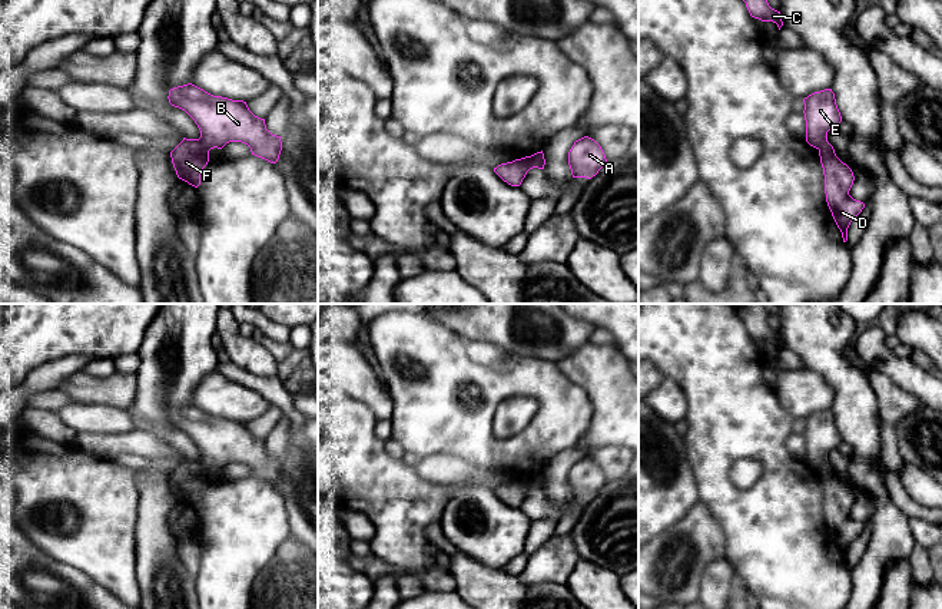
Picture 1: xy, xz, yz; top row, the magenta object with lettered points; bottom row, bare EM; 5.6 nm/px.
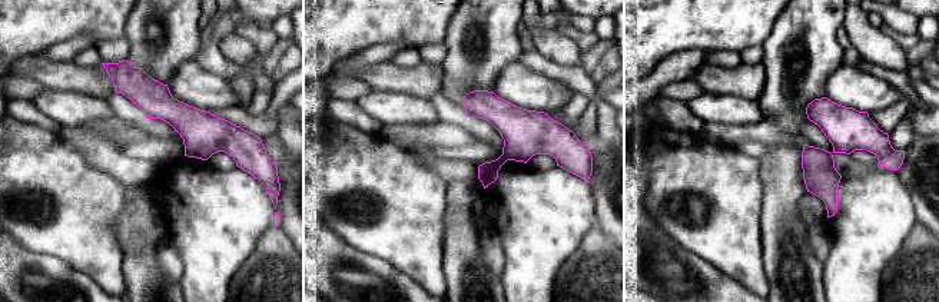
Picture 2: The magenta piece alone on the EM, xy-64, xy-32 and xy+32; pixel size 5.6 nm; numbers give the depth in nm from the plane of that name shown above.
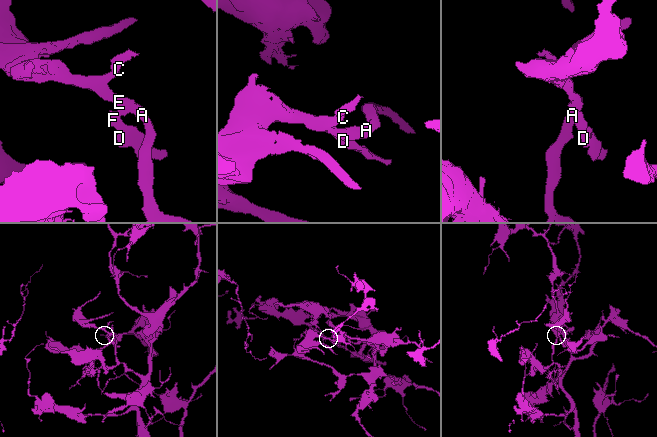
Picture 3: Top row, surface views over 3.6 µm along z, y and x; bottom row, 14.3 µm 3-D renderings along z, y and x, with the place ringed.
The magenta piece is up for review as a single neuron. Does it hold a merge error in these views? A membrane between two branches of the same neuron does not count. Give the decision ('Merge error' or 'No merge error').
Merge error

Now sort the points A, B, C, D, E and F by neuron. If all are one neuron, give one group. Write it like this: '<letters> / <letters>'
A B C E / D F

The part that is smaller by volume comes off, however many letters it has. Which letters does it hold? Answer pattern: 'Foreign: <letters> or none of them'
Foreign: D, F

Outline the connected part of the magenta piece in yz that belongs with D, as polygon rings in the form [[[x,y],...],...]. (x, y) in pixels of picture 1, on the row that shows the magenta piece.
[[[829,142],[819,149],[819,156],[825,175],[826,202],[842,232],[843,242],[846,242],[848,228],[862,212],[865,203],[849,195],[855,181],[853,172],[836,156],[835,149]]]

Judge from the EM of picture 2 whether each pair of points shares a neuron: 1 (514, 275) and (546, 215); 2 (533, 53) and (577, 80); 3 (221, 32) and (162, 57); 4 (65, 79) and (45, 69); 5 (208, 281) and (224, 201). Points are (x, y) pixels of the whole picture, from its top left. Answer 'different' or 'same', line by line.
1: same
2: same
3: different
4: same
5: same

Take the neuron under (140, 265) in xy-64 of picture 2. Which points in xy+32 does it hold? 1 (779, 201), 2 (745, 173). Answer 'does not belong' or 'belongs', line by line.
1: belongs
2: does not belong

